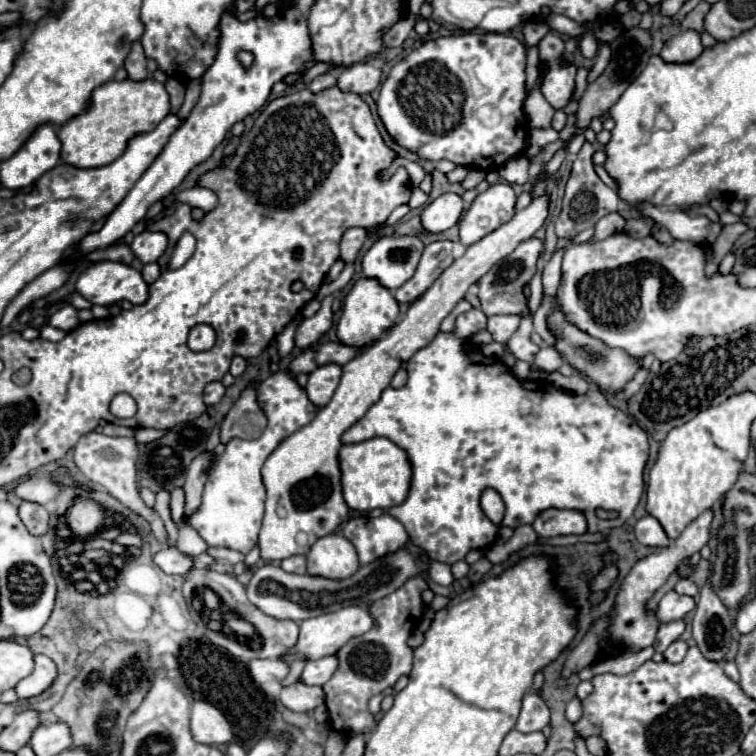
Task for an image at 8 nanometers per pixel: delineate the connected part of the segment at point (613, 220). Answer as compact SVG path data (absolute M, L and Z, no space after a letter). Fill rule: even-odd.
M617 212L613 214L607 214L605 218L601 218L597 224L595 224L595 234L591 240L603 240L615 232L621 232L625 228L625 218Z

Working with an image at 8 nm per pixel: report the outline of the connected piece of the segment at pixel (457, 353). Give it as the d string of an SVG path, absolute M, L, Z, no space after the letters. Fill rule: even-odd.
M479 308L457 316L453 332L439 332L429 346L411 358L407 384L399 390L385 390L381 400L341 436L343 444L383 436L407 452L409 462L413 462L411 490L405 502L393 506L389 514L405 526L415 546L443 564L453 564L463 560L471 550L489 548L493 544L497 526L479 506L479 496L485 488L499 490L505 502L503 526L509 528L531 524L549 508L583 512L589 532L605 532L623 526L637 508L645 488L643 470L649 460L649 438L645 430L629 414L613 408L599 390L575 396L551 384L547 392L541 388L525 388L501 362L474 348L471 340L485 328L485 322L487 316ZM591 394L597 394L597 400L593 400ZM597 508L615 510L617 518L601 520L595 514Z

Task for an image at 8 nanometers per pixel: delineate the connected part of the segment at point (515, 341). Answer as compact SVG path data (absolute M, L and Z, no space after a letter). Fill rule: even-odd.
M531 316L521 320L521 326L517 328L517 332L513 334L513 338L507 342L507 348L513 352L513 356L517 360L525 360L525 362L533 362L533 356L539 352L539 346L533 344L531 340L531 332L533 332L533 324L531 324Z

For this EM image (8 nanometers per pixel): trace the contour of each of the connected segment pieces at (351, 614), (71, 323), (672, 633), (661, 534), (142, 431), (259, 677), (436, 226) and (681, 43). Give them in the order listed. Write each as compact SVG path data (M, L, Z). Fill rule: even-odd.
M345 606L345 610L337 610L333 614L323 614L317 618L303 620L299 624L299 628L301 628L301 634L299 634L299 642L297 642L295 650L291 654L283 656L283 660L289 664L297 658L317 660L317 658L335 654L341 646L345 646L345 642L349 642L349 638L355 638L355 636L369 632L373 628L373 616L369 614L367 606Z
M63 306L61 310L57 310L51 318L49 318L49 324L59 328L59 330L73 330L79 326L79 320L77 320L77 310L73 306Z
M675 620L675 622L669 622L669 624L661 624L653 648L655 648L657 652L665 652L671 642L679 640L679 636L683 634L683 630L685 630L685 622L683 622L683 620Z
M649 514L643 516L641 520L637 520L637 524L635 524L635 536L645 546L663 548L663 546L669 546L671 544L671 540L667 538L663 526L657 522L657 518L653 518Z
M139 428L139 430L135 430L135 440L137 440L137 444L147 444L147 442L153 442L153 440L157 440L157 438L161 438L165 432L161 432L161 430L153 430L153 428Z
M253 660L249 672L255 682L279 682L289 674L289 666L281 660Z
M441 194L421 214L421 222L429 232L445 232L455 226L463 212L463 200L459 194Z
M685 30L675 34L661 50L661 58L665 62L693 62L697 54L701 54L703 46L699 40L699 34L693 30Z

